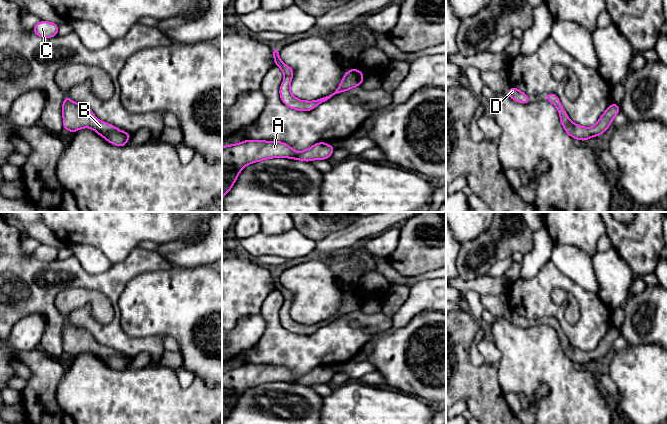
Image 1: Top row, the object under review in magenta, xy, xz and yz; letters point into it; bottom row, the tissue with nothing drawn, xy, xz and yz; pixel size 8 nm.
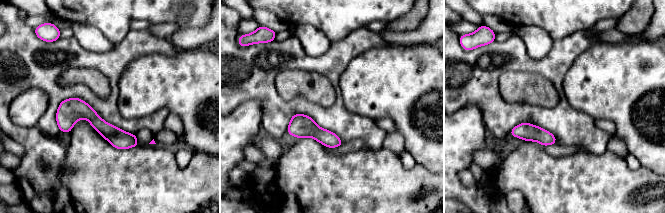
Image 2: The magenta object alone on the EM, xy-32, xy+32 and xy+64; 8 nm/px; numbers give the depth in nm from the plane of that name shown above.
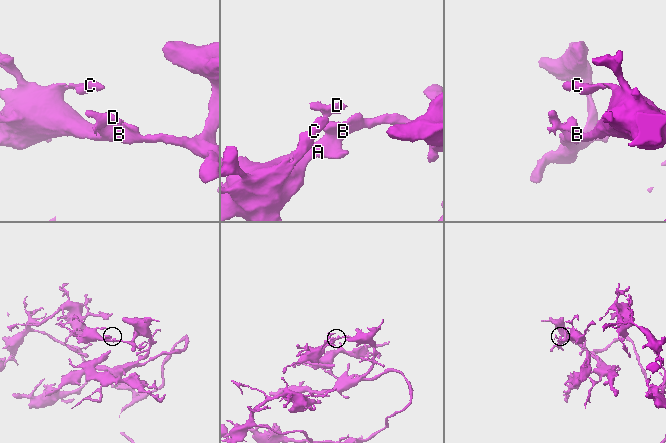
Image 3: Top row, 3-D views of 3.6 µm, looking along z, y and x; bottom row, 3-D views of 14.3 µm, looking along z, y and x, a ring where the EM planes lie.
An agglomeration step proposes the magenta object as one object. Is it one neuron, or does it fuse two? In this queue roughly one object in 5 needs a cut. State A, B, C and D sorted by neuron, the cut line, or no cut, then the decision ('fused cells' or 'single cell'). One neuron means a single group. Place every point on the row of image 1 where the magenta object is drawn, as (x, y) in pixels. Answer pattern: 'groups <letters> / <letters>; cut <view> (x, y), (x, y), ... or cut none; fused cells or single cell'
groups A B C D; cut none; single cell

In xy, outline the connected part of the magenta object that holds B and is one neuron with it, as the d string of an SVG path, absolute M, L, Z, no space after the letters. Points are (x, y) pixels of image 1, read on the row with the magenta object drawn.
M69 96L64 97L62 115L65 130L75 133L79 129L88 127L118 147L124 147L133 135L97 119L88 106L73 102Z

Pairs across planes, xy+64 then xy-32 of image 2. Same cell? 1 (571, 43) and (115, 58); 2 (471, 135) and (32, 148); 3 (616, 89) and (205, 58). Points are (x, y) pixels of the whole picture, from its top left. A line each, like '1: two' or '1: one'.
1: one
2: two
3: one

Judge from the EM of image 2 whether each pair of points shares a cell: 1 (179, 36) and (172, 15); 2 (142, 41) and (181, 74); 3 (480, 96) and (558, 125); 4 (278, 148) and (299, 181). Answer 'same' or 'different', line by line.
1: different
2: different
3: same
4: different

